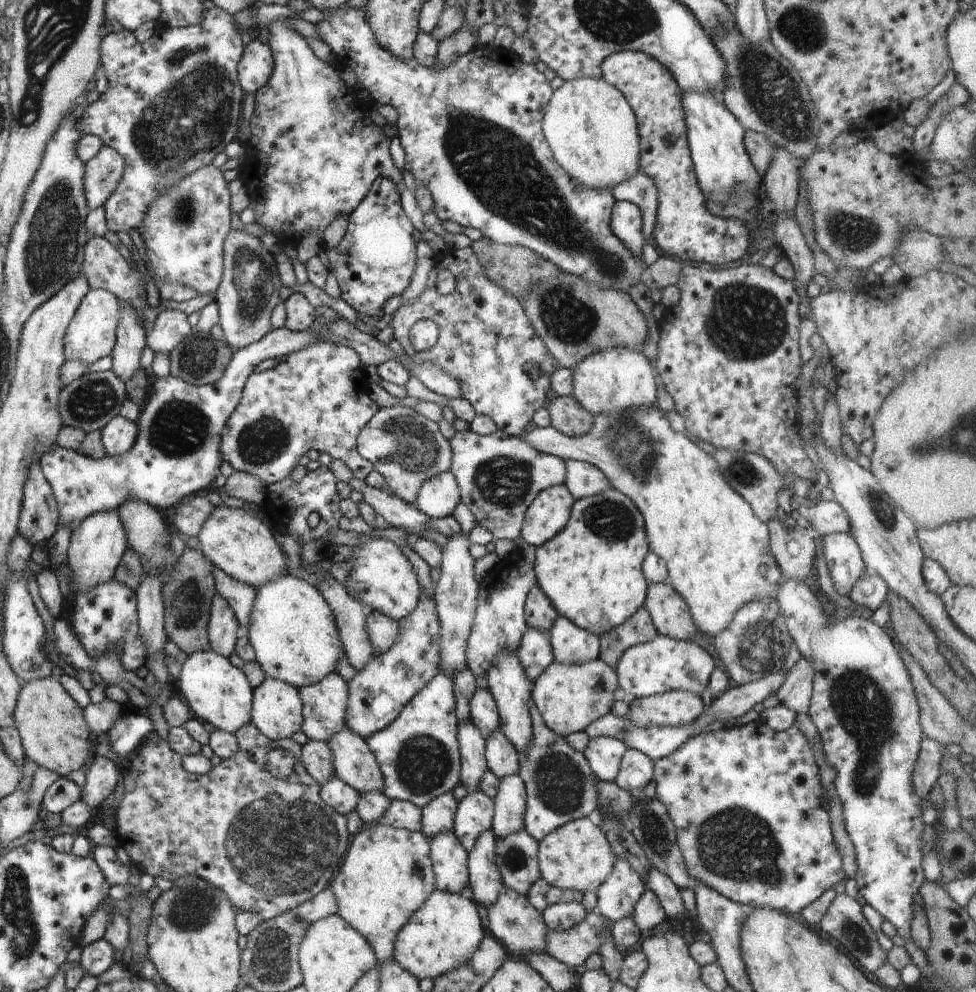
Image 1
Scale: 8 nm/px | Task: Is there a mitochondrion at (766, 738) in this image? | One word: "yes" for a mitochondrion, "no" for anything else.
no

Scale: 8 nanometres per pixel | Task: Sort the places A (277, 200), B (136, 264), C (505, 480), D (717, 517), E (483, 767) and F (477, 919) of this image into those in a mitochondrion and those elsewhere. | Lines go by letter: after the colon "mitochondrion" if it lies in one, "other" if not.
A: other
B: other
C: mitochondrion
D: other
E: other
F: other

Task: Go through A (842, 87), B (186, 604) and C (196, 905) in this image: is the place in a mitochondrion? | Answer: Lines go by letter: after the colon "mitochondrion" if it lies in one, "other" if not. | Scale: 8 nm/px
A: other
B: mitochondrion
C: mitochondrion

